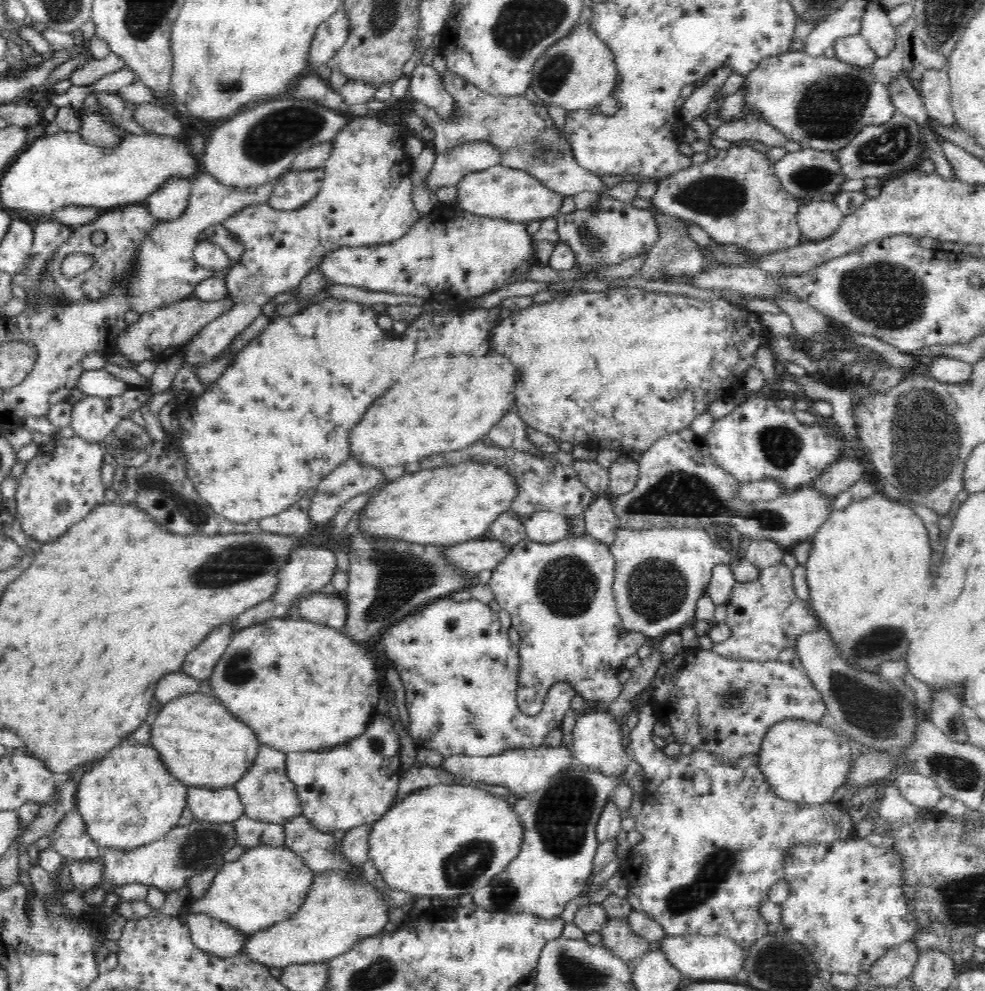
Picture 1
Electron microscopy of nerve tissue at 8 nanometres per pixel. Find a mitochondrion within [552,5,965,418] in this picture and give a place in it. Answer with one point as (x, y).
(883, 294)

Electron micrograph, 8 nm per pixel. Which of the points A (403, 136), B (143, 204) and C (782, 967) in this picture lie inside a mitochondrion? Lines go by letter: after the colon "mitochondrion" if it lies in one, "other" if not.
A: other
B: other
C: mitochondrion

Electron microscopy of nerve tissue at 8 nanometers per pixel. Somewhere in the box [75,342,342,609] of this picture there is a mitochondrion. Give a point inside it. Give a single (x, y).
(238, 562)

